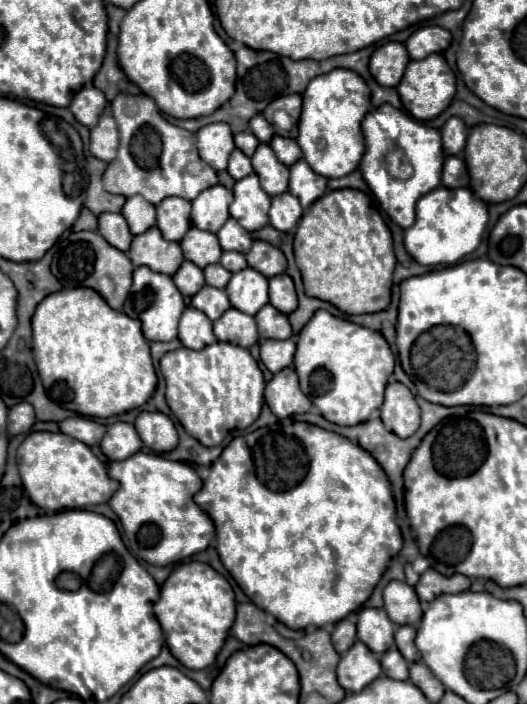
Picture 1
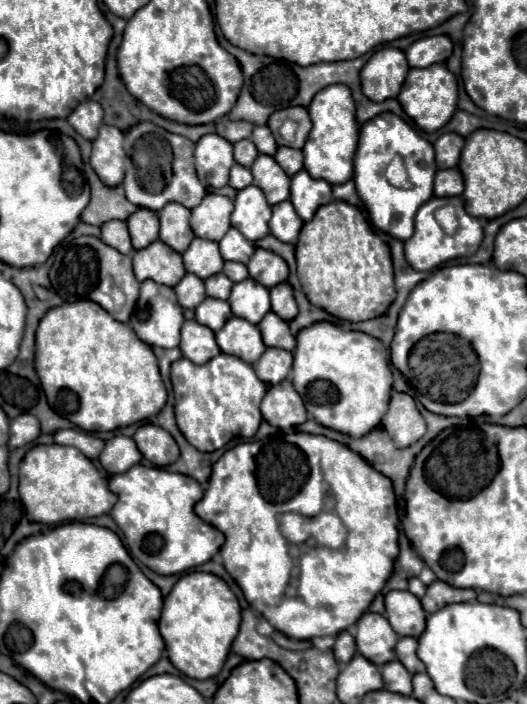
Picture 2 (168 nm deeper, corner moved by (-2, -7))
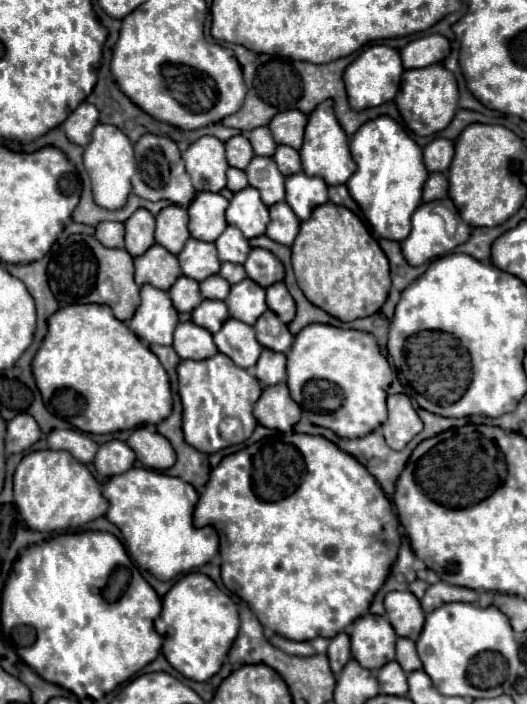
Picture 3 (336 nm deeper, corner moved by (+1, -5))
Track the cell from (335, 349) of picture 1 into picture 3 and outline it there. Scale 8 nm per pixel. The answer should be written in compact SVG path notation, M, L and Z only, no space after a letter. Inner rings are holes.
M309 324L295 336L291 352L287 354L287 386L293 394L293 400L301 406L303 416L315 426L329 428L341 438L361 438L385 422L385 398L391 380L391 366L381 354L375 338L367 332L343 330L330 324Z

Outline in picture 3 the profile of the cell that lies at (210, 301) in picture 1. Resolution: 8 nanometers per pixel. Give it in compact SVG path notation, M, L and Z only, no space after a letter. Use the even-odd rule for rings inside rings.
M203 300L193 310L193 322L201 328L207 328L211 334L215 334L227 318L229 318L229 312L225 302L217 302L217 300Z

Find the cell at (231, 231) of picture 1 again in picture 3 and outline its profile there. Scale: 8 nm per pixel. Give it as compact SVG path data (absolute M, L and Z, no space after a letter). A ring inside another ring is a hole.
M227 226L225 232L215 240L215 246L217 246L221 262L243 264L247 254L251 252L251 246L249 246L247 238L235 226Z

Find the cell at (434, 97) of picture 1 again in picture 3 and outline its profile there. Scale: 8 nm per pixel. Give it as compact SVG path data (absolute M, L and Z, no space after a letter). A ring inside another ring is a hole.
M433 64L421 70L405 70L401 90L395 98L397 108L399 108L399 98L401 98L401 116L409 126L409 130L413 130L419 136L429 136L447 128L447 124L457 112L459 92L455 76L447 68L443 68L443 64Z

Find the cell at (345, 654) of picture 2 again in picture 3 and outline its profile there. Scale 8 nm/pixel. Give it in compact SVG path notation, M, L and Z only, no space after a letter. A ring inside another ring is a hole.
M339 632L335 638L331 638L331 644L329 644L329 650L327 650L327 656L329 656L329 664L331 664L331 670L335 674L339 674L345 666L345 662L349 662L351 658L351 648L349 648L349 636L345 632Z

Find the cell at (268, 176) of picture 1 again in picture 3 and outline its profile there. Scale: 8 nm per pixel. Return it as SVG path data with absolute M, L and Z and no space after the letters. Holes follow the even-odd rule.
M253 156L245 172L249 178L249 186L261 192L261 200L267 206L285 200L285 186L283 186L285 176L277 170L277 164L273 162L273 158Z

